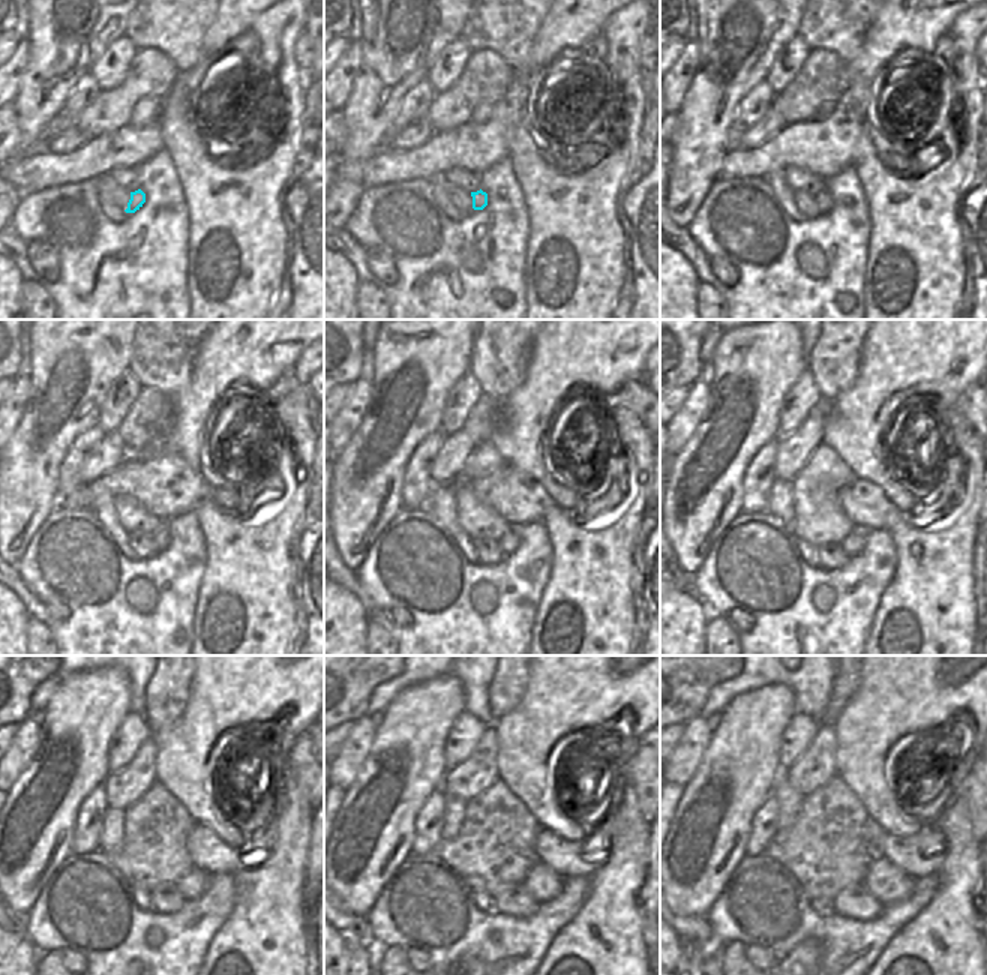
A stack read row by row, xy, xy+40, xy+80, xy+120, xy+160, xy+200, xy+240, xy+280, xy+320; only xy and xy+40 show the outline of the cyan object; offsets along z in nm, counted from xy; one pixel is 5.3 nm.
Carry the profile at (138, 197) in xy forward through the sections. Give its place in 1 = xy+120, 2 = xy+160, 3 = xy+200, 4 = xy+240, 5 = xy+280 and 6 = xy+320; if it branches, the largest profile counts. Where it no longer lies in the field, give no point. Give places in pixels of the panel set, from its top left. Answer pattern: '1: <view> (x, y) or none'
1: xy+120 (161, 537)
2: xy+160 (509, 542)
3: xy+200 (854, 543)
4: xy+240 (194, 884)
5: xy+280 (545, 884)
6: xy+320 (884, 881)

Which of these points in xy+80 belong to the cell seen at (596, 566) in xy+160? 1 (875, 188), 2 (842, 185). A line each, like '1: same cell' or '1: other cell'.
1: same cell
2: other cell

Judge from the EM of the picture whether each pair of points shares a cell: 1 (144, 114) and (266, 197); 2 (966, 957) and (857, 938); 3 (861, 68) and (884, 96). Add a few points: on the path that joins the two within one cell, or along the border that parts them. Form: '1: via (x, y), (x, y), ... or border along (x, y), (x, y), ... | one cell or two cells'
1: border along (162, 99), (156, 122) | two cells
2: border along (912, 920), (890, 941), (876, 959) | two cells
3: border along (896, 56), (875, 77), (869, 104) | two cells

